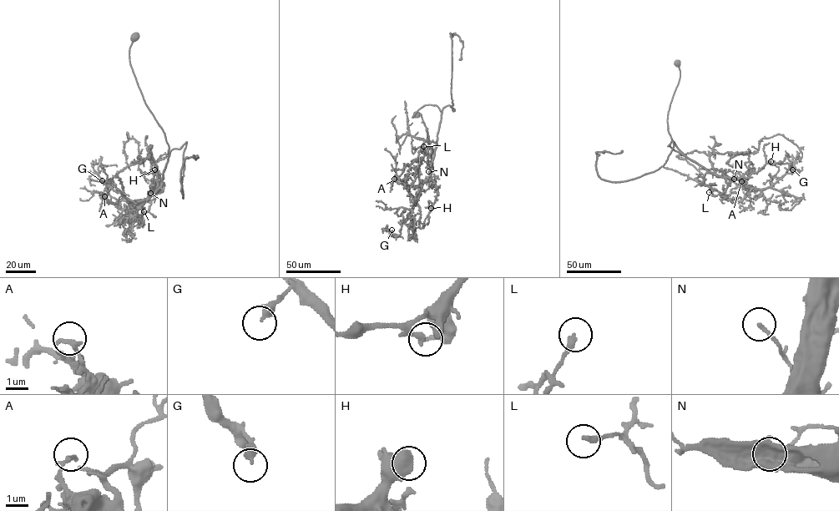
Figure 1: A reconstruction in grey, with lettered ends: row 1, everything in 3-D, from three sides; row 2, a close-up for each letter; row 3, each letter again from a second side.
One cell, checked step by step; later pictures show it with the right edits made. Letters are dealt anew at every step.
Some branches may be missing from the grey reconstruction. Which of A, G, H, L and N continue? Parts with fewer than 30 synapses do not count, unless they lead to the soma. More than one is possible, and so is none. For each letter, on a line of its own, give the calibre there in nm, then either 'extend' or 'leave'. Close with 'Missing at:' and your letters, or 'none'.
A: calibre 220 nm; leave
G: calibre 360 nm; leave
H: calibre 280 nm; leave
L: calibre 240 nm; leave
N: calibre 130 nm; leave
Missing at: none

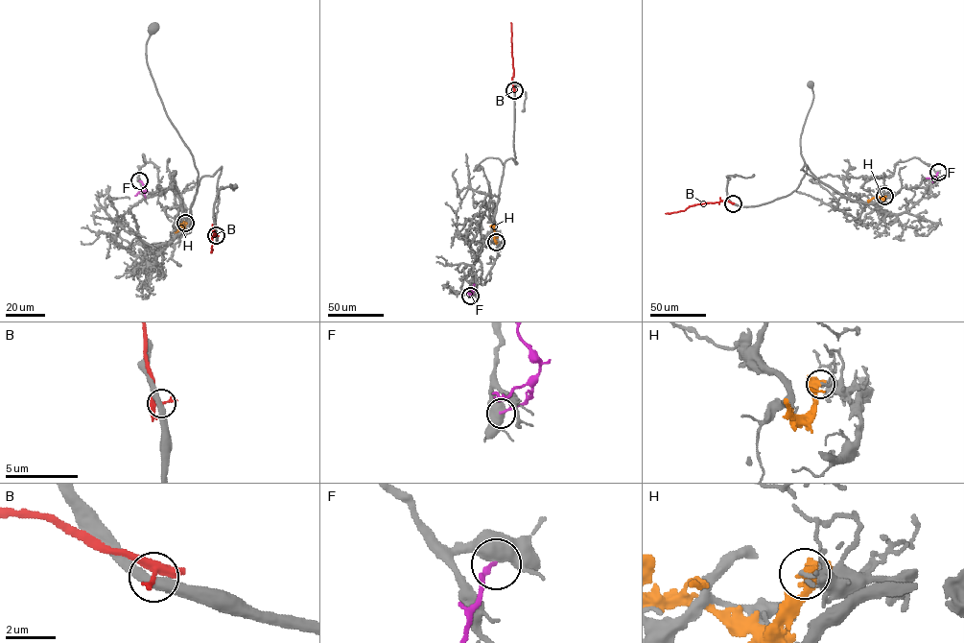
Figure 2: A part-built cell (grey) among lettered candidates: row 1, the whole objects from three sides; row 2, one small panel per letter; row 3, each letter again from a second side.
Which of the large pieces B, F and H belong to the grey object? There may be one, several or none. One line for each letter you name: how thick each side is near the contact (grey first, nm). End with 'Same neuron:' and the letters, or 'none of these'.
Same neuron: none of these

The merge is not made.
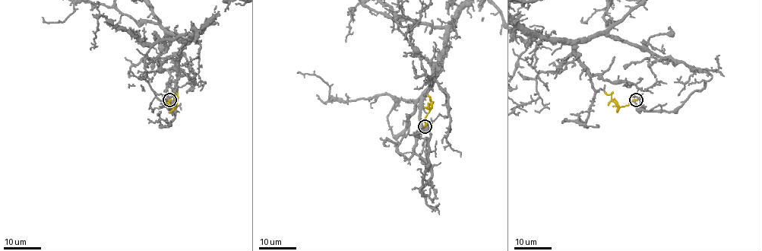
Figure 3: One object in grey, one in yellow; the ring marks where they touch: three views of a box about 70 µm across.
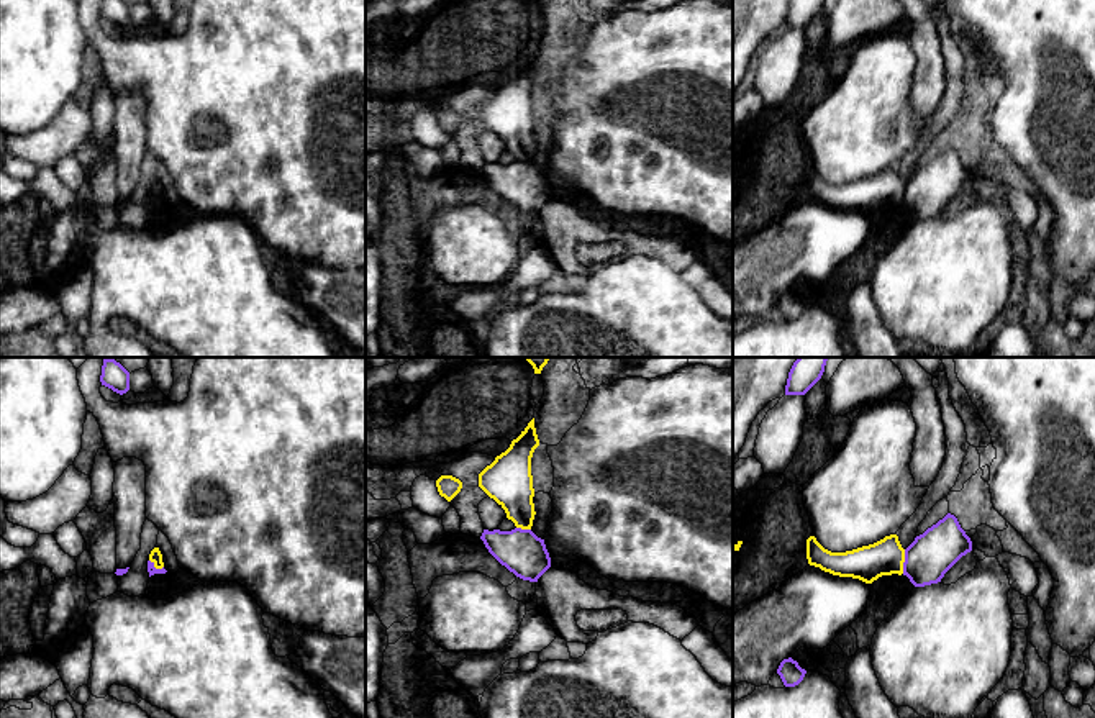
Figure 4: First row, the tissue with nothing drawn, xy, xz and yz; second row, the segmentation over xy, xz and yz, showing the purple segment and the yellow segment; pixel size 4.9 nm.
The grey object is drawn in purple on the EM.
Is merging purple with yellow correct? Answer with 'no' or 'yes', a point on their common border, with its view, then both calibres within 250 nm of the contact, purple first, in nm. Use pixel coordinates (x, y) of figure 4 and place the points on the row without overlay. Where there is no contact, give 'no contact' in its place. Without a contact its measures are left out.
no | yz (905, 194) | 220/180 nm

